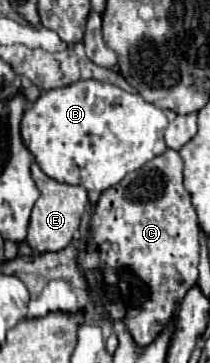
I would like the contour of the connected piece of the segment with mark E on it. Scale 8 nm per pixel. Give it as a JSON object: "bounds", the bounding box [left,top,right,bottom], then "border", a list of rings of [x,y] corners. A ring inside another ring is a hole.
{"bounds":[26,162,88,252],"border":[[[36,162],[32,164],[32,178],[40,190],[40,198],[32,208],[32,218],[30,218],[26,242],[30,248],[34,248],[38,252],[58,252],[64,246],[68,246],[68,242],[72,242],[72,238],[80,226],[82,214],[88,206],[88,192],[82,186],[62,184],[62,182],[48,178]]]}

